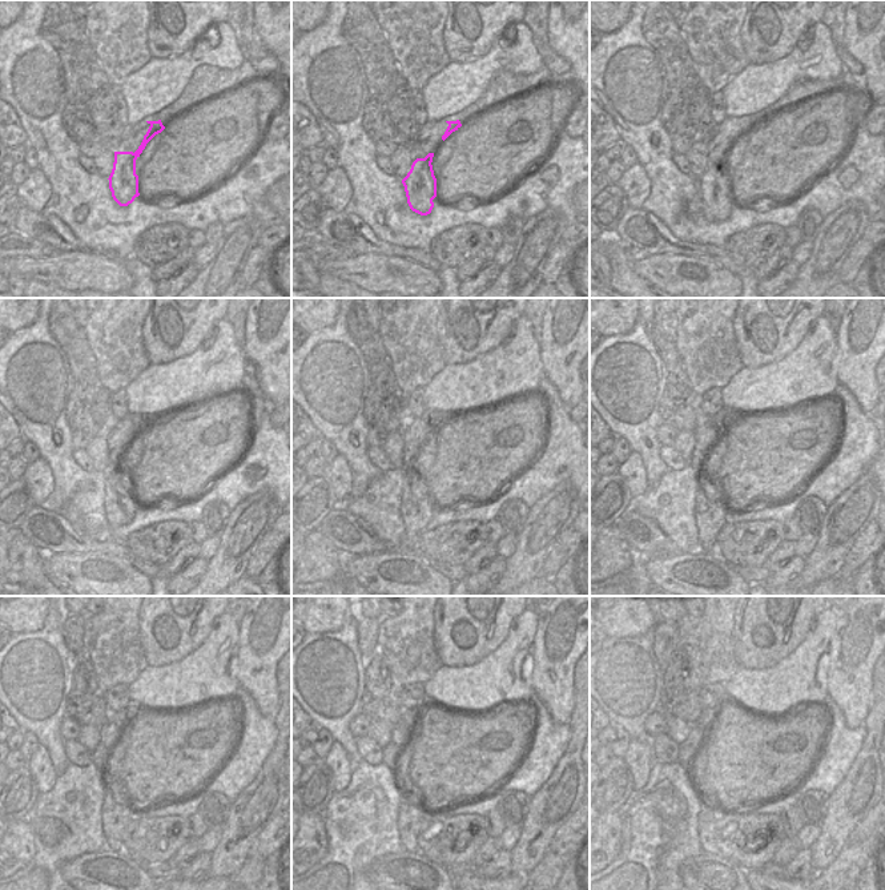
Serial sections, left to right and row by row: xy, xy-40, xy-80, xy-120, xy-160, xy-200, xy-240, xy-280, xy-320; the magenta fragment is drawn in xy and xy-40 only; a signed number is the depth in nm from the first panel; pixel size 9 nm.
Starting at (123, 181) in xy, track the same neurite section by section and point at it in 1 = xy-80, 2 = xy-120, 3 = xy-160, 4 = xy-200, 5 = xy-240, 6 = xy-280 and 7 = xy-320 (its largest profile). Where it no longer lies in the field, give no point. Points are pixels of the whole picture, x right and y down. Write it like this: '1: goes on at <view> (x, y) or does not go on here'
1: goes on at xy-80 (715, 185)
2: goes on at xy-120 (119, 494)
3: goes on at xy-160 (417, 508)
4: goes on at xy-200 (712, 510)
5: goes on at xy-240 (116, 814)
6: goes on at xy-280 (411, 810)
7: goes on at xy-320 (708, 813)

